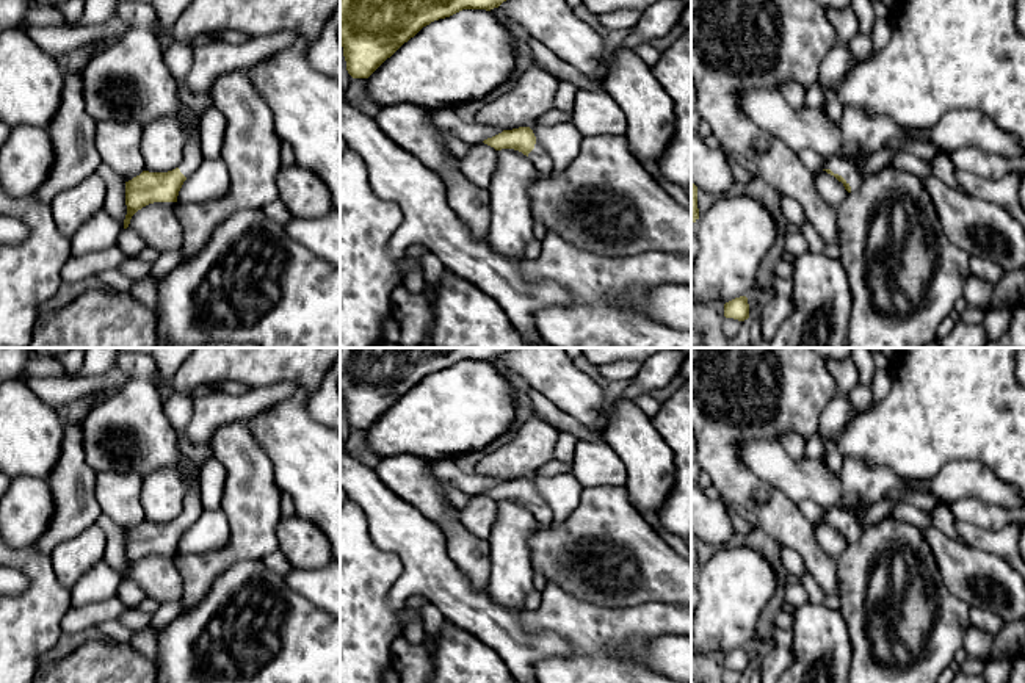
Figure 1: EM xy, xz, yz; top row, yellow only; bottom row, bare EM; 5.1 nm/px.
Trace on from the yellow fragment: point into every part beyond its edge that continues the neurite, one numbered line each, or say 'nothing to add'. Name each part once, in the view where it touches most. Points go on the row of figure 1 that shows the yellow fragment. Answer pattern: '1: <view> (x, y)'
1: yz (861, 130)

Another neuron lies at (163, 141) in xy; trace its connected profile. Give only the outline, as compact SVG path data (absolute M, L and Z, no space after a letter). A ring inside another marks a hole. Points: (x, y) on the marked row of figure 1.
M174 117L154 121L144 125L141 155L144 171L168 172L180 164L185 149L185 130Z

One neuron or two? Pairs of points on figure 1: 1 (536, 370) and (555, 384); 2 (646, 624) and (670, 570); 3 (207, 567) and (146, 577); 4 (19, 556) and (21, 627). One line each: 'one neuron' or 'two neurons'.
1: one neuron
2: two neurons
3: two neurons
4: one neuron

